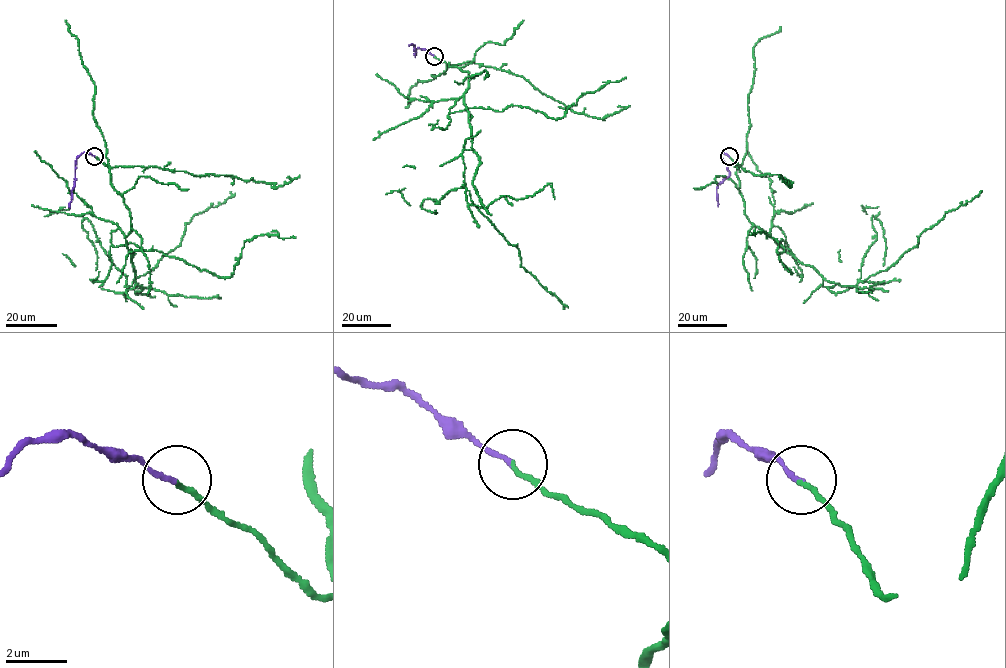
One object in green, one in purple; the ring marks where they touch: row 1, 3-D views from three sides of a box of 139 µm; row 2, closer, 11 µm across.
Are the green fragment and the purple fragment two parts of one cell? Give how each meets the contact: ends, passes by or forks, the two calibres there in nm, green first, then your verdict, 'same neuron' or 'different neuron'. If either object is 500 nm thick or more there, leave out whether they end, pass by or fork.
green ends; purple ends; calibres 160 and 160 nm; same neuron

